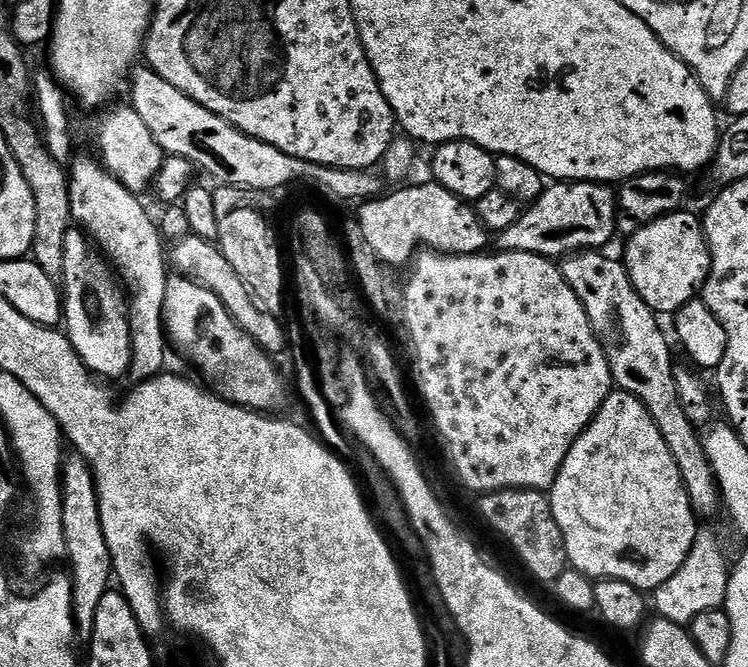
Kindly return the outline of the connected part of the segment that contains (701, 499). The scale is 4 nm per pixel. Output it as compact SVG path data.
M593 250L591 252L578 252L563 261L562 271L566 282L578 294L586 314L590 318L590 326L594 330L596 340L602 346L606 354L606 362L612 371L613 385L619 391L628 392L634 398L641 400L650 414L654 418L654 426L658 426L658 434L666 438L666 446L670 446L670 454L674 454L674 462L682 474L684 489L688 495L689 502L692 503L692 511L697 517L721 515L722 501L720 498L720 487L716 481L714 470L710 466L710 458L706 458L706 450L701 433L686 418L685 411L678 398L678 386L675 385L676 368L672 364L672 348L668 345L668 340L664 337L664 332L660 329L657 313L653 312L650 306L634 290L630 282L630 274L624 269L623 263L619 259L611 260L604 256L603 251Z

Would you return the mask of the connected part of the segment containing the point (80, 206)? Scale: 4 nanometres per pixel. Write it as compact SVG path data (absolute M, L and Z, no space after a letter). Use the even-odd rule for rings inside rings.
M84 156L81 160L73 159L70 166L68 185L70 186L70 206L72 219L91 239L97 249L110 261L128 298L128 321L130 322L130 350L132 367L130 376L133 381L152 380L165 371L168 364L170 341L164 327L164 307L166 306L166 286L170 275L170 264L166 259L166 244L160 235L160 229L154 216L144 209L144 204L137 193L122 186L108 173L99 159Z

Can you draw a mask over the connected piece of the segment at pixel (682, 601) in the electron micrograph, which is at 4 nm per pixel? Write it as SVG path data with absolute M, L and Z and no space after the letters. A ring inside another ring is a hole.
M697 531L694 546L690 554L686 554L686 562L678 566L678 574L674 574L670 582L662 582L662 586L655 589L655 615L659 619L669 620L675 624L691 625L692 620L698 618L698 614L706 614L715 608L723 609L725 587L724 548L714 533Z

